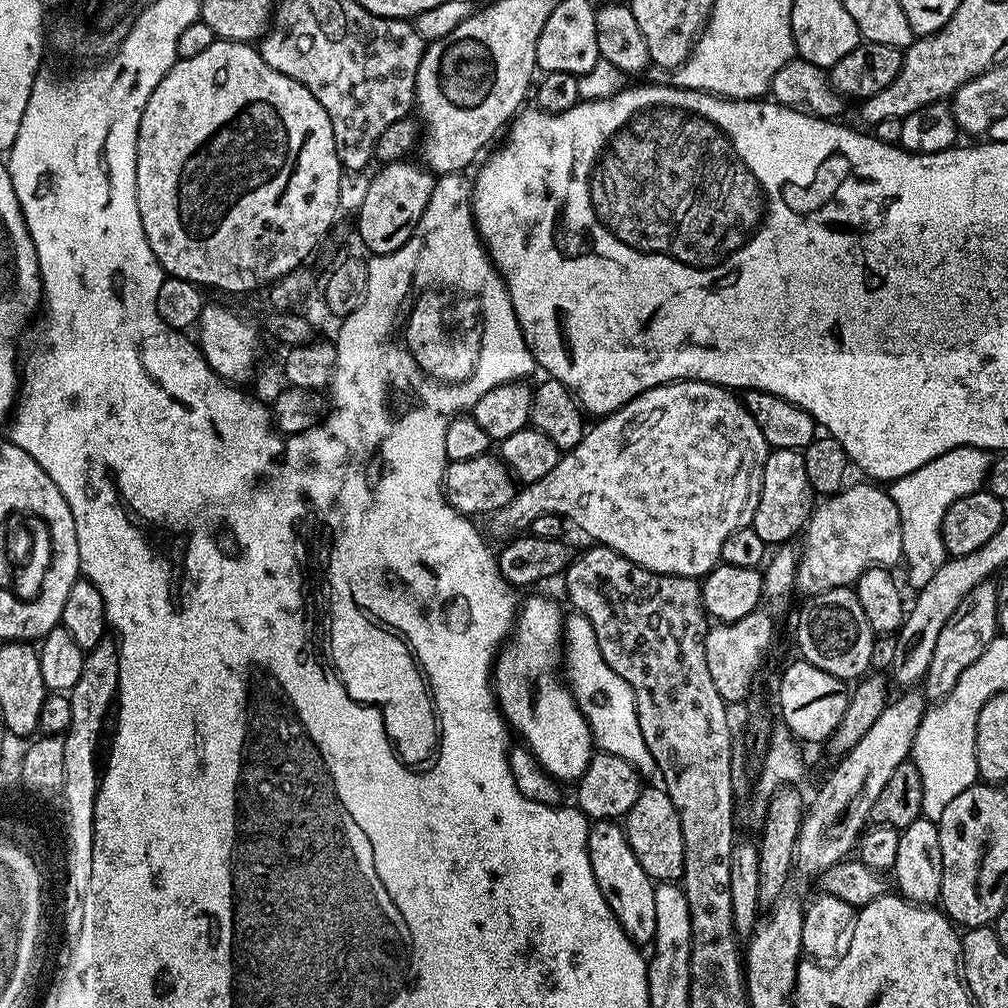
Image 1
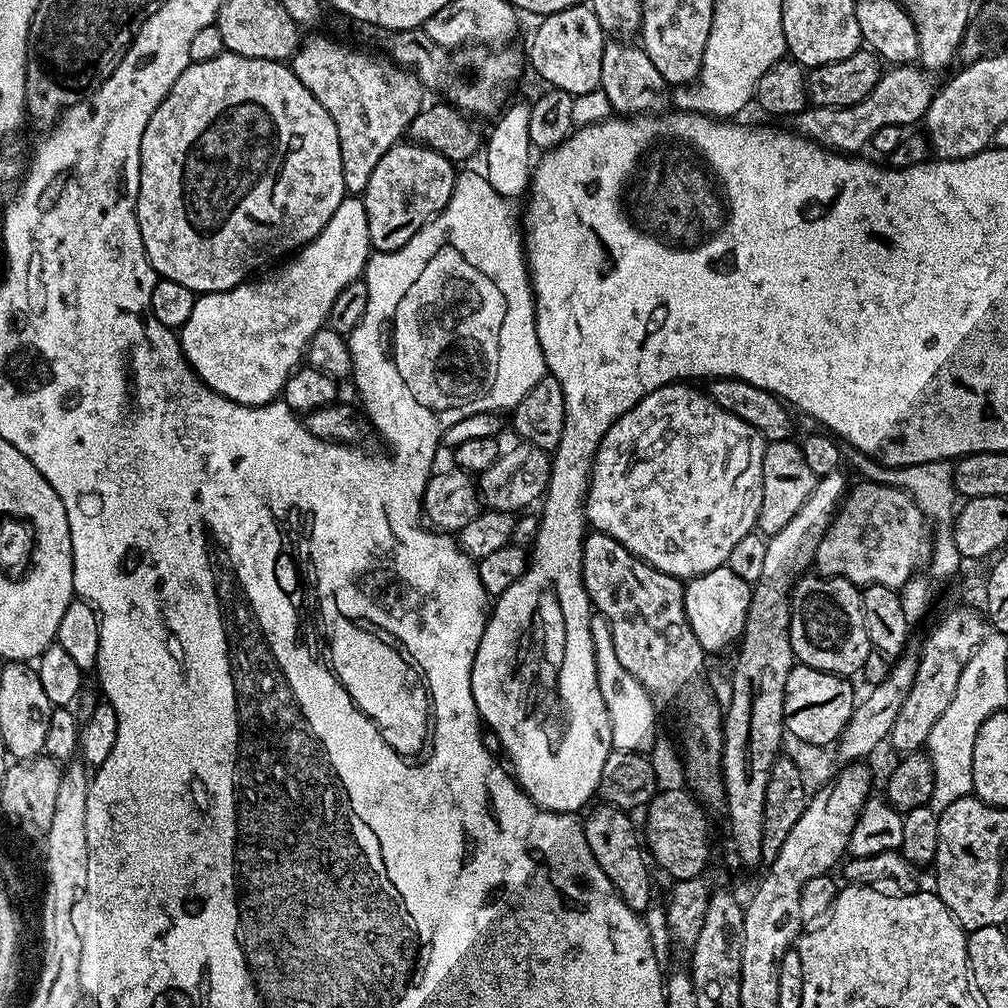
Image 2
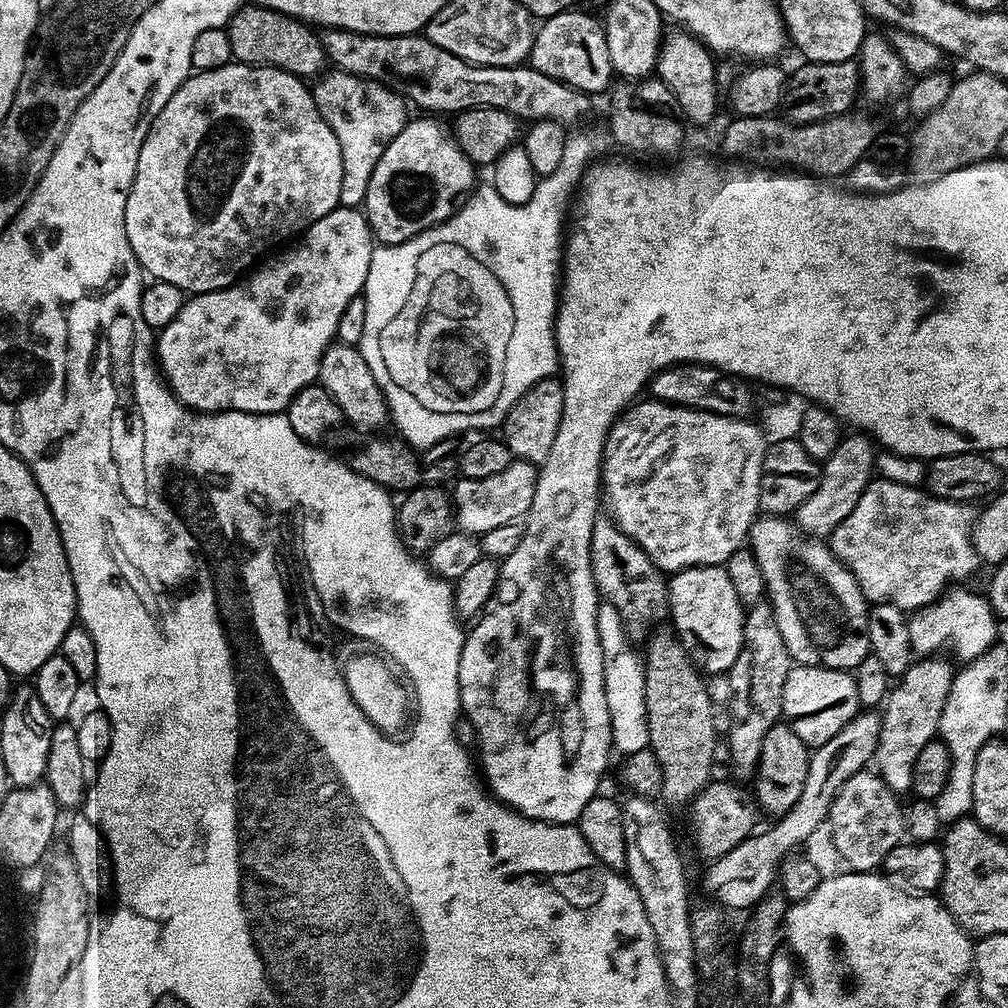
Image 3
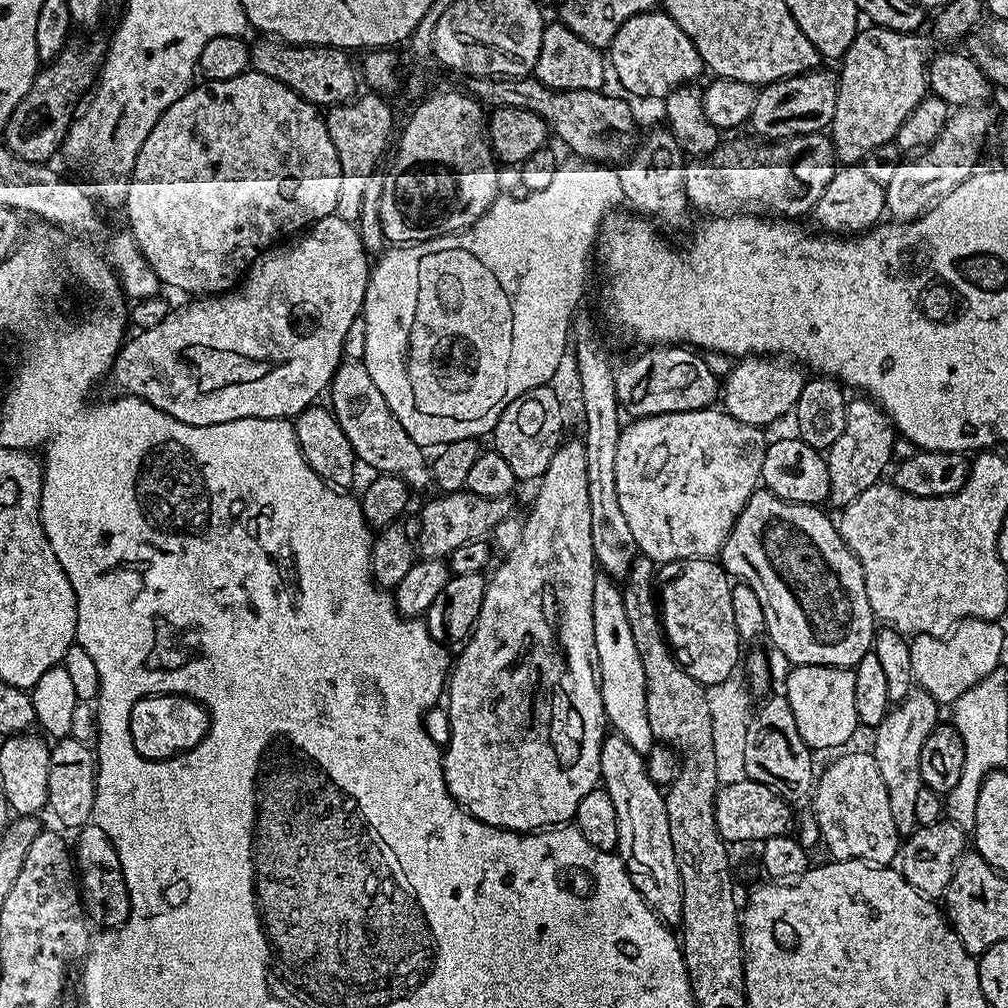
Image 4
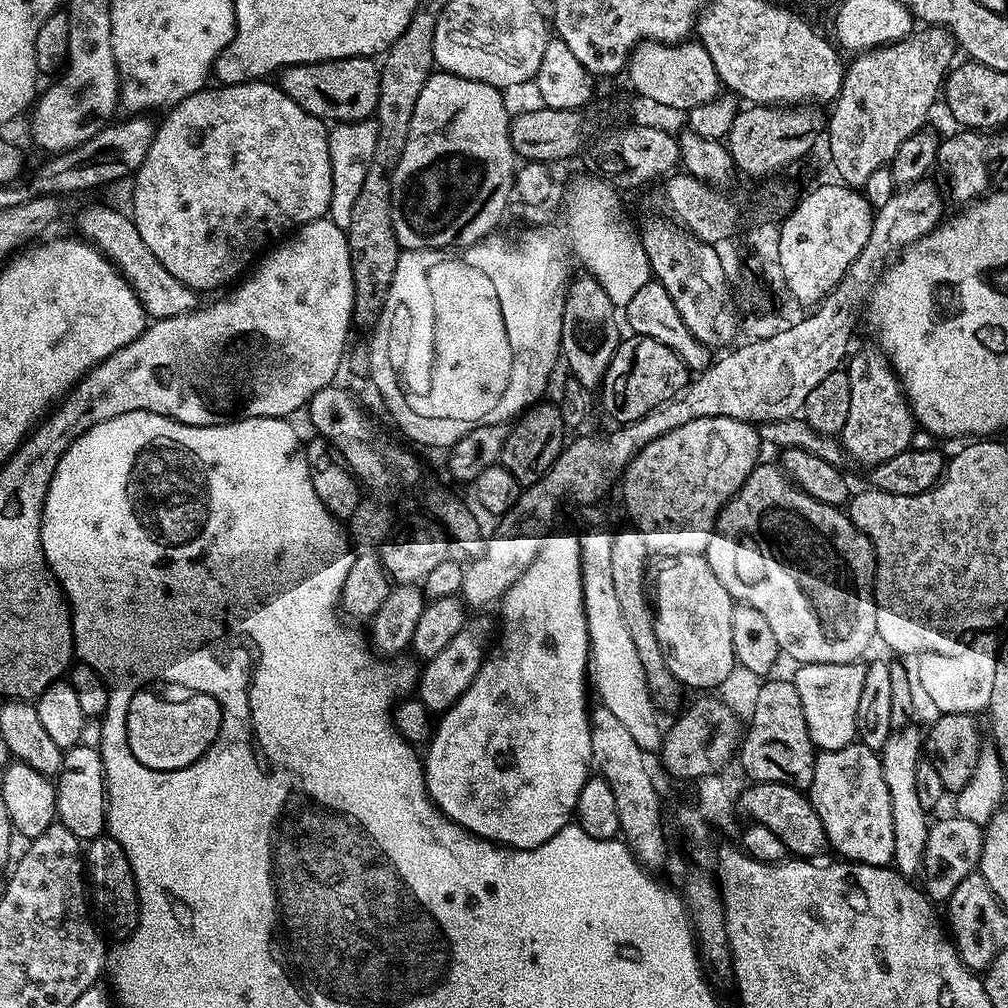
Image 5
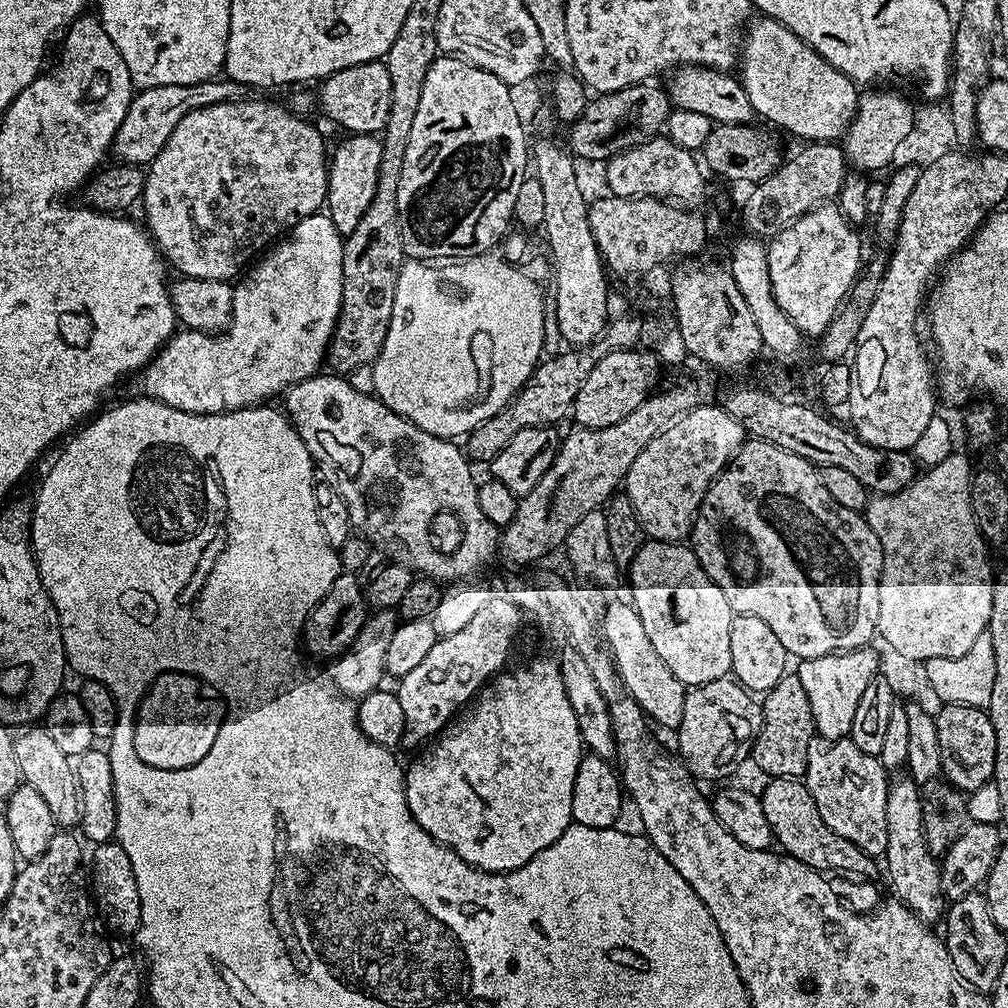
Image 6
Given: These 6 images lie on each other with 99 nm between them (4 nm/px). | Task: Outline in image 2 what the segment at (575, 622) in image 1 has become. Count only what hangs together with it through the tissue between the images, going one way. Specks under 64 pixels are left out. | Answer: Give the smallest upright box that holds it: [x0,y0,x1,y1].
[592,614,656,753]

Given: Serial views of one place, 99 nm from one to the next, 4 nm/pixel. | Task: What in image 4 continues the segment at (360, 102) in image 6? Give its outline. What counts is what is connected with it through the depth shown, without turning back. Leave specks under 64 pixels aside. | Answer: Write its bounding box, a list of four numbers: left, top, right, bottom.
[250,38,358,106]

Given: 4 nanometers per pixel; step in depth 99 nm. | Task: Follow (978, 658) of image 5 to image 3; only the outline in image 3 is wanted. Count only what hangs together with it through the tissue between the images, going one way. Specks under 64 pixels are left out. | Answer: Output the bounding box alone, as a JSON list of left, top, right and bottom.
[907,586,998,662]

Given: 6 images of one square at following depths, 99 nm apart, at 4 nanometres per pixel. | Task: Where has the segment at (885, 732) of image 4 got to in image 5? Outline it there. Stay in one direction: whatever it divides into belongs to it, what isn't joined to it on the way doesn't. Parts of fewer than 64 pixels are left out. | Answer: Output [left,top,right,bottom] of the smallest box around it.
[879,726,930,877]

